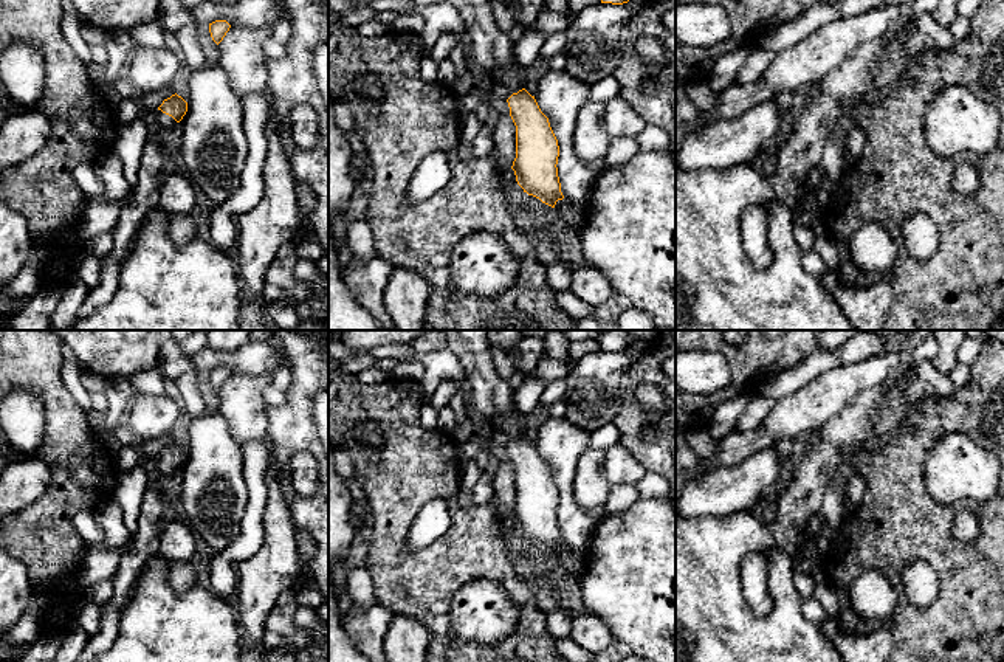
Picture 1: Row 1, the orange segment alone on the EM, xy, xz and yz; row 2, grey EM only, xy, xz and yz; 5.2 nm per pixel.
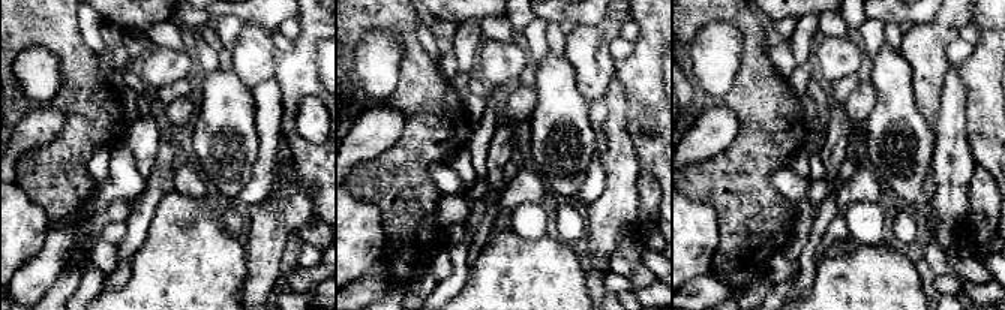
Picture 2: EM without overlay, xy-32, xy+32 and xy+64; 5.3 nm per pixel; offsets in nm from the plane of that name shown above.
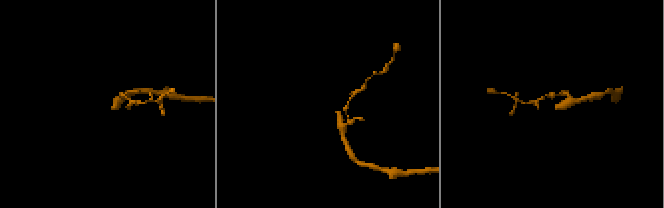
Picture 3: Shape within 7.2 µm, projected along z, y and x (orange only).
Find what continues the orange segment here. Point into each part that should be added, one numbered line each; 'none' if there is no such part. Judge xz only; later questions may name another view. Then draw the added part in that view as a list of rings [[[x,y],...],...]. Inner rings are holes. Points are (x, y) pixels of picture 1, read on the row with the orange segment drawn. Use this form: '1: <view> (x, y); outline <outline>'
1: xz (510, 76); outline [[[514,59],[507,68],[499,70],[491,76],[491,79],[496,82],[497,87],[507,85],[513,90],[513,93],[517,93],[522,90],[521,85],[521,73],[524,67]]]

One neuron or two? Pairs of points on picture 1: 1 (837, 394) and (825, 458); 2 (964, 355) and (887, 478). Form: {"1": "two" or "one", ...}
{"1": "two", "2": "two"}

